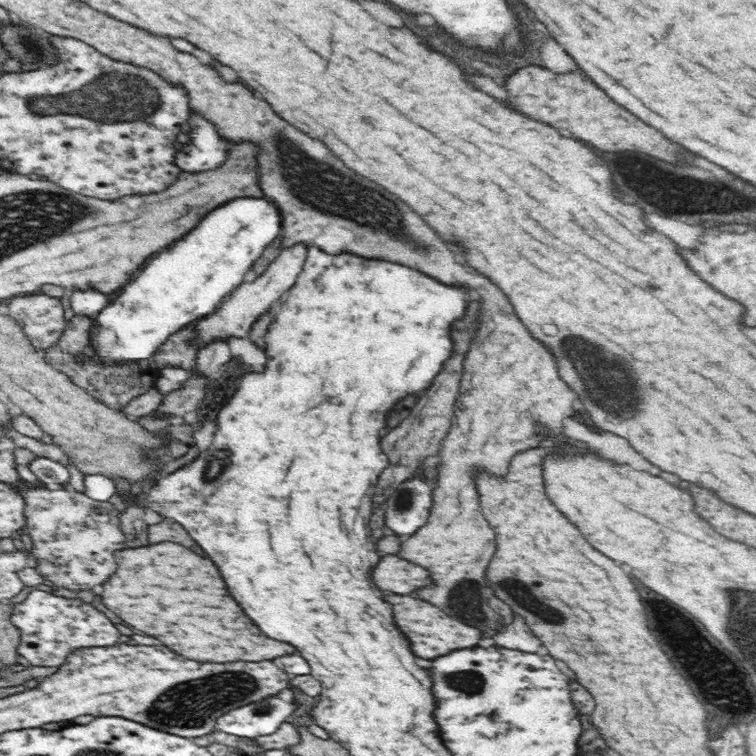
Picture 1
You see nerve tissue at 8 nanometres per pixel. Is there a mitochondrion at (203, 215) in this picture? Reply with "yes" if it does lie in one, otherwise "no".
no

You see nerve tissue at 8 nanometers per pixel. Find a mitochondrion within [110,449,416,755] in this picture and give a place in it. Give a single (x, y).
(192, 708)

